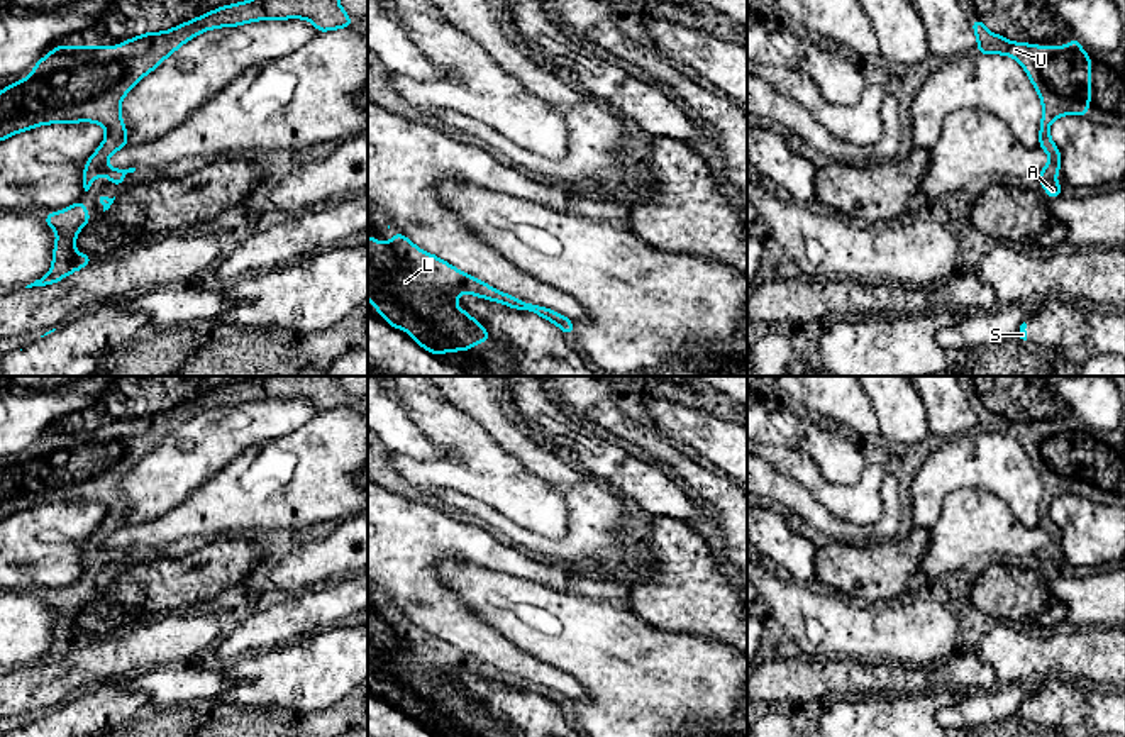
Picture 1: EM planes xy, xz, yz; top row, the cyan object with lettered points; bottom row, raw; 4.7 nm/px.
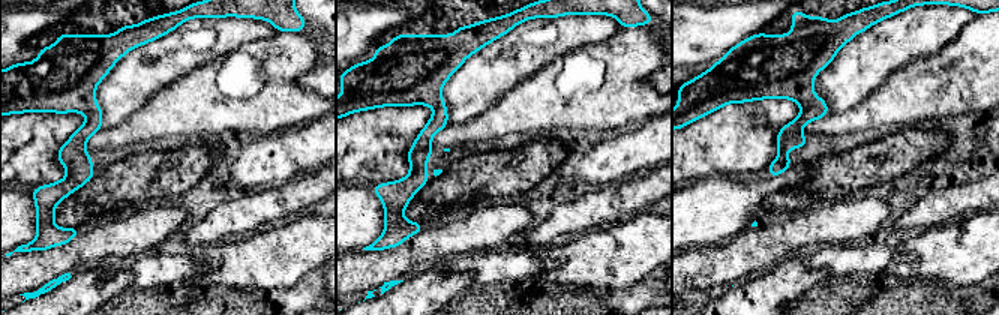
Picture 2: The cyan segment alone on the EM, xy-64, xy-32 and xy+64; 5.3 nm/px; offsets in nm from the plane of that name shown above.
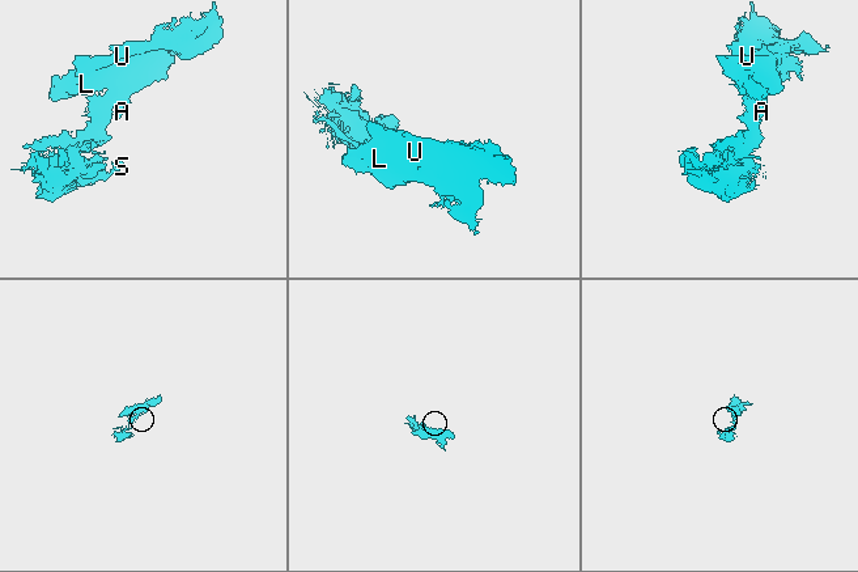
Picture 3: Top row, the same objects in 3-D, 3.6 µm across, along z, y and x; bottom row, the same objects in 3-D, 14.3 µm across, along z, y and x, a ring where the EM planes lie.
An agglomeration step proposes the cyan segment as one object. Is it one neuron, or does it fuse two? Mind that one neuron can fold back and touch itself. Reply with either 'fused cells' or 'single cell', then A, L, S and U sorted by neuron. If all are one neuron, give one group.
fused cells; A S / L U

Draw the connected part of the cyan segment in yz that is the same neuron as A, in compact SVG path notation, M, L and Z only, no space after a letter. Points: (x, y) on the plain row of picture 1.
M1040 505L1040 508L1039 508L1039 527L1042 527L1049 534L1050 540L1037 554L1037 559L1045 568L1047 579L1052 579L1064 571L1064 566L1057 564L1054 559L1056 554L1061 552L1061 530L1054 524L1054 520L1050 518L1049 507Z

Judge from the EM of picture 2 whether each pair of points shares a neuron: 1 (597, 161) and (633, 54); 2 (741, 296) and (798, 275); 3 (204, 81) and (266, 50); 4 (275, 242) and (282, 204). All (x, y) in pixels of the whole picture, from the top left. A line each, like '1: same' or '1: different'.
1: different
2: same
3: same
4: different

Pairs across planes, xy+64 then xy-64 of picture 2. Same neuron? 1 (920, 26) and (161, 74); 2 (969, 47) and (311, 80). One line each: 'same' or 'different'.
1: same
2: different

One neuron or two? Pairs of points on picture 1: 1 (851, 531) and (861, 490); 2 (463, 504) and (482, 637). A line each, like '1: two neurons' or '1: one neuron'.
1: two neurons
2: two neurons

